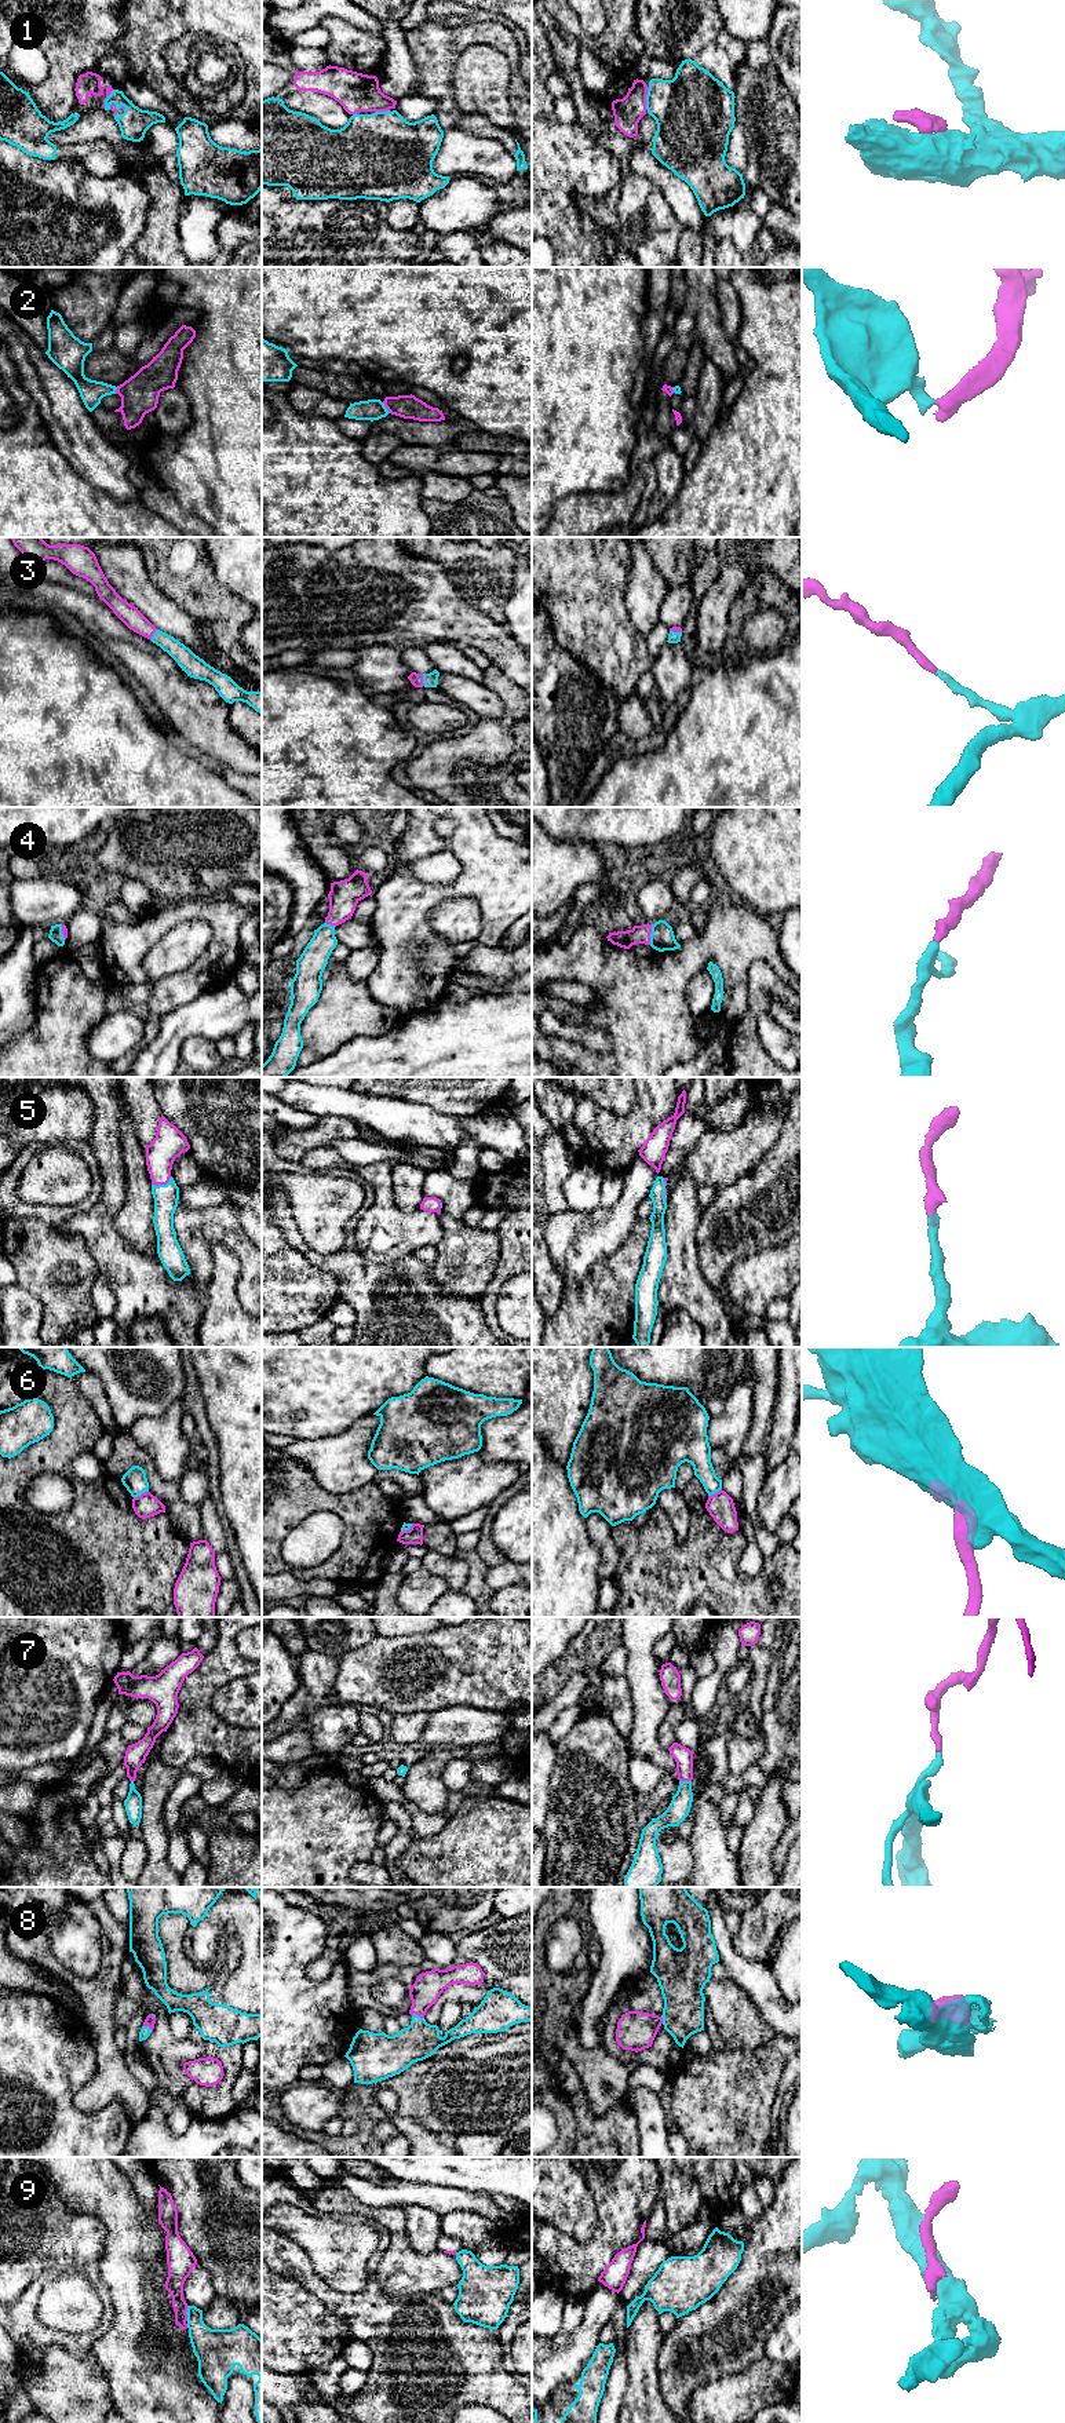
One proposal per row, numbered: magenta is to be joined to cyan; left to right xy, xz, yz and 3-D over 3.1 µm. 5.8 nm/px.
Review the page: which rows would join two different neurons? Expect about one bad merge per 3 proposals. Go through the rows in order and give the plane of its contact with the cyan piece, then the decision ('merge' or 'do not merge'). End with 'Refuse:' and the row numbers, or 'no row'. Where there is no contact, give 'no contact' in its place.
1: meets cyan in yz; merge
2: meets cyan in xz; do not merge
3: meets cyan in xz; merge
4: meets cyan in yz; merge
5: meets cyan in xy; merge
6: meets cyan in xy; do not merge
7: meets cyan in yz; merge
8: meets cyan in xz; merge
9: meets cyan in xy; do not merge
Refuse: 2, 6, 9

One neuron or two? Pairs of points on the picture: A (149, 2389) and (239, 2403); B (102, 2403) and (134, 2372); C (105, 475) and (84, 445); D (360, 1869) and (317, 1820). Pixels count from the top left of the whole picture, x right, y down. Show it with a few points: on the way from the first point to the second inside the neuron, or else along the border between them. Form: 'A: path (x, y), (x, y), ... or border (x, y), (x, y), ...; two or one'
A: border (219, 2404), (221, 2408); two
B: border (98, 2364), (108, 2382), (115, 2405); two
C: path (105, 469), (88, 452); one
D: border (368, 1860), (360, 1860), (349, 1872); two

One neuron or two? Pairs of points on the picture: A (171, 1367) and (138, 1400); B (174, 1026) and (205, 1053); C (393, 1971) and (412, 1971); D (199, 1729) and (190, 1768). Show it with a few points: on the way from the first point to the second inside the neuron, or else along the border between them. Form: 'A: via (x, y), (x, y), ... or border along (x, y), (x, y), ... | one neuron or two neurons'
A: via (163, 1375), (146, 1391) | one neuron
B: border along (215, 1042), (188, 1037), (181, 1047), (178, 1062) | two neurons
C: via (397, 1971), (408, 1971) | one neuron
D: border along (160, 1759), (183, 1768), (208, 1756), (223, 1768) | two neurons

